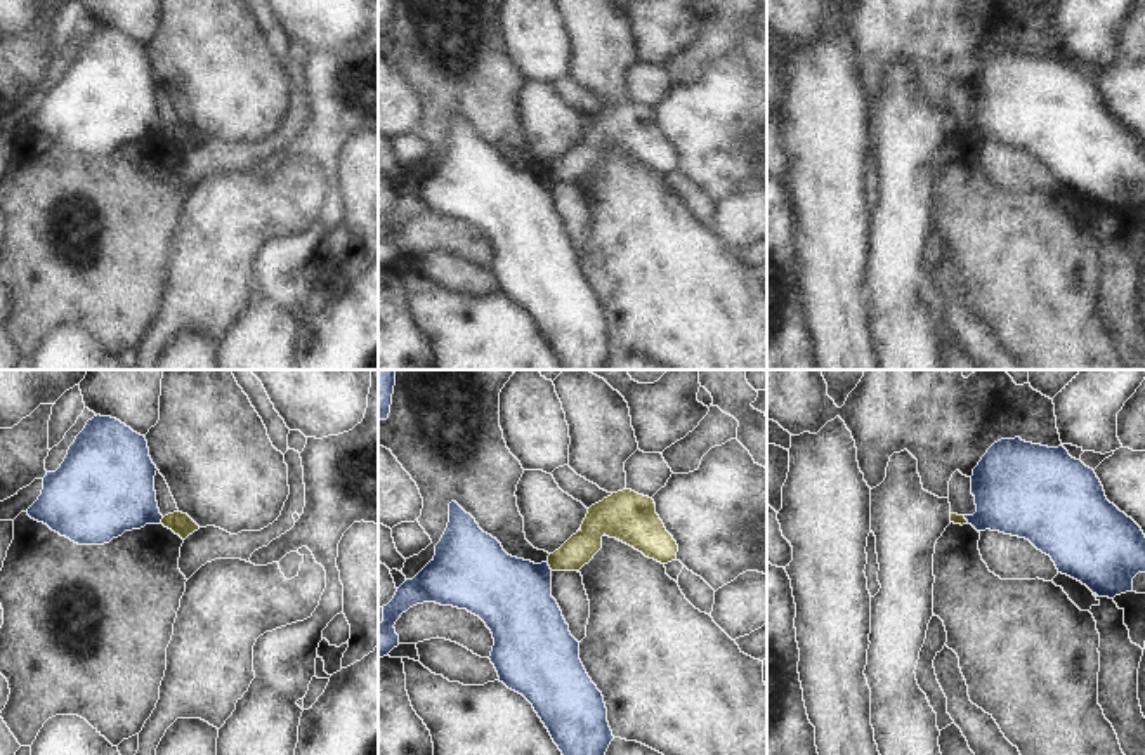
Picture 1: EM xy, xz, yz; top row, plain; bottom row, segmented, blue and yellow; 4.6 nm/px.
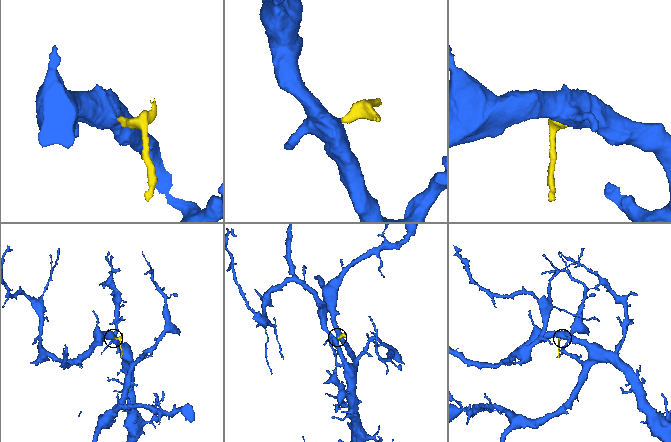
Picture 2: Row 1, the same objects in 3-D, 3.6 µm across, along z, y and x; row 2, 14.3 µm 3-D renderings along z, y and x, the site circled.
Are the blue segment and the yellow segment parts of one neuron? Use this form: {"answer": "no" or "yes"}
{"answer": "no"}

